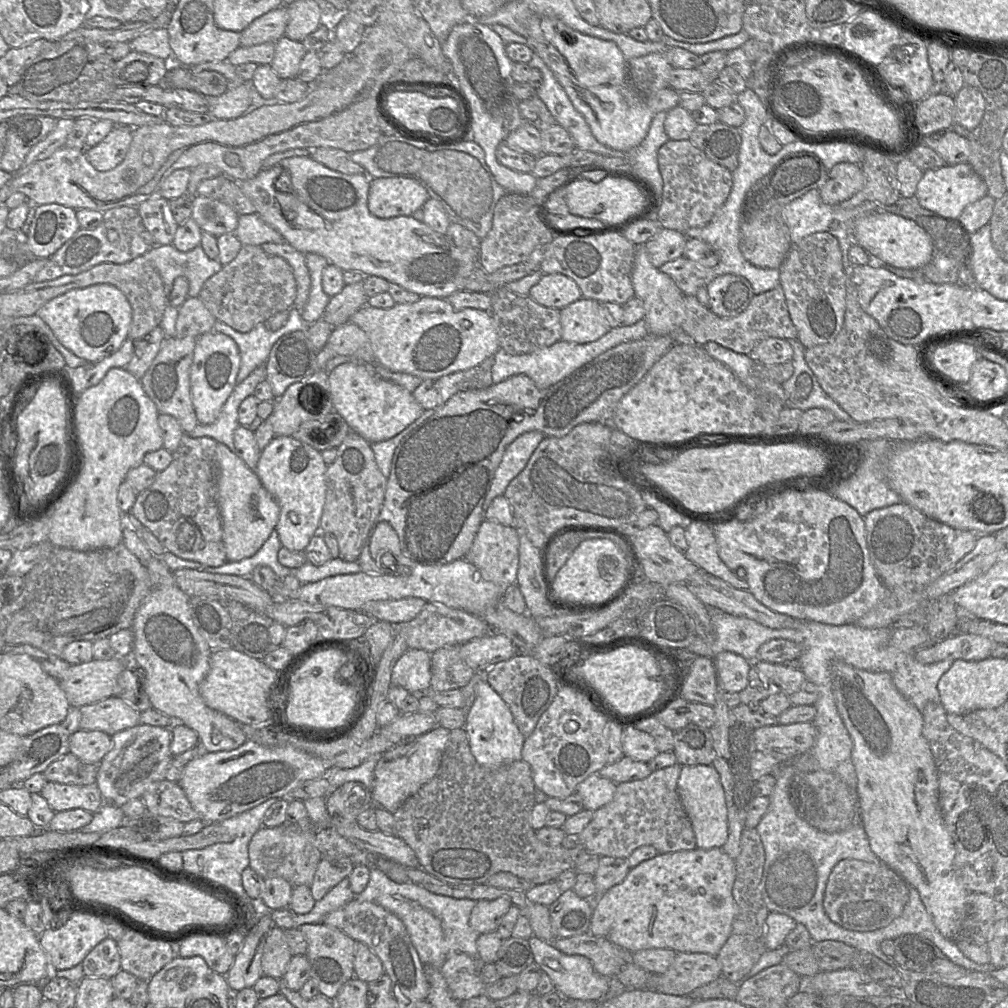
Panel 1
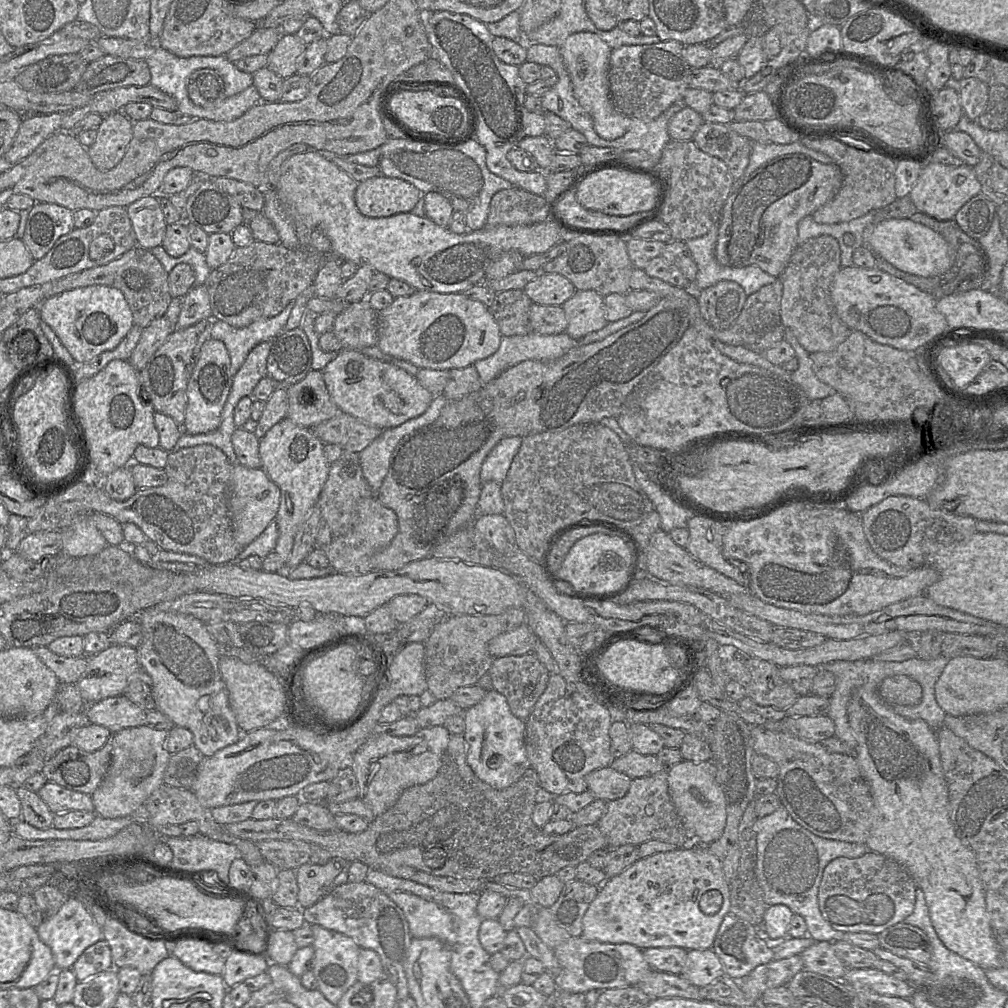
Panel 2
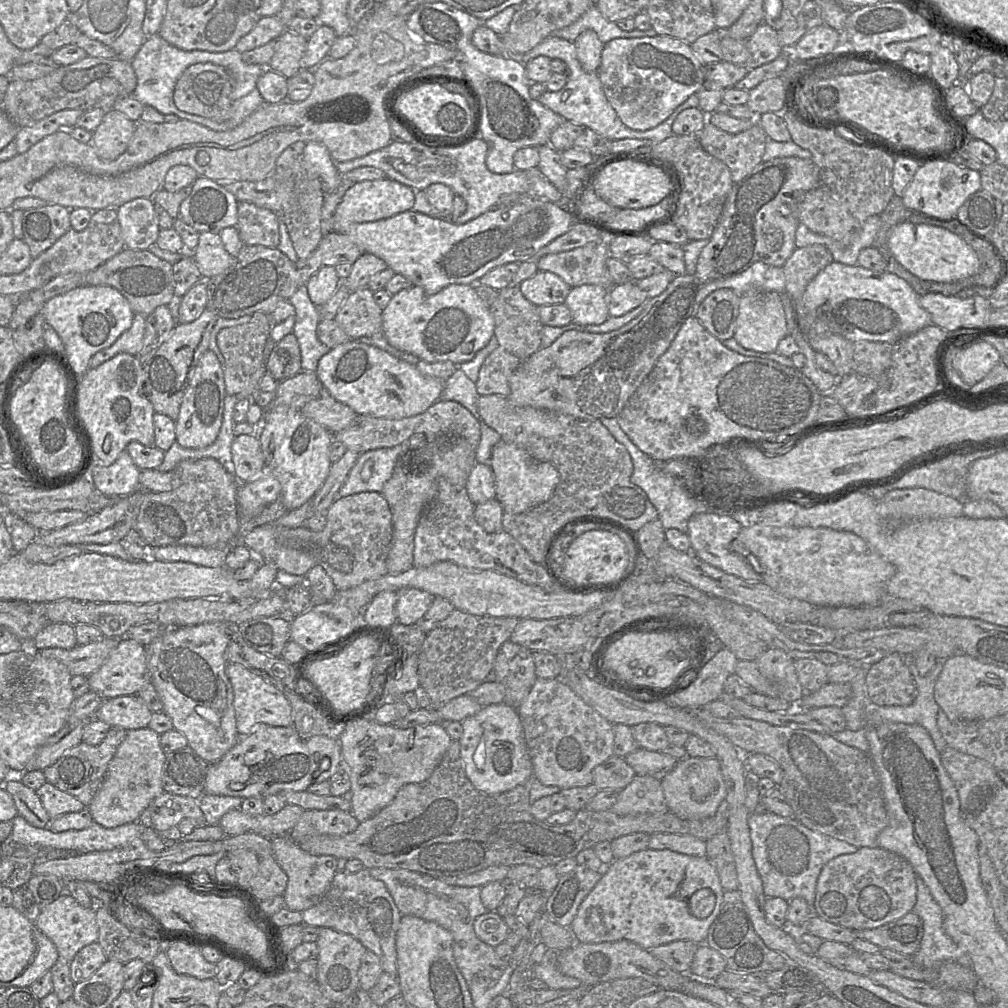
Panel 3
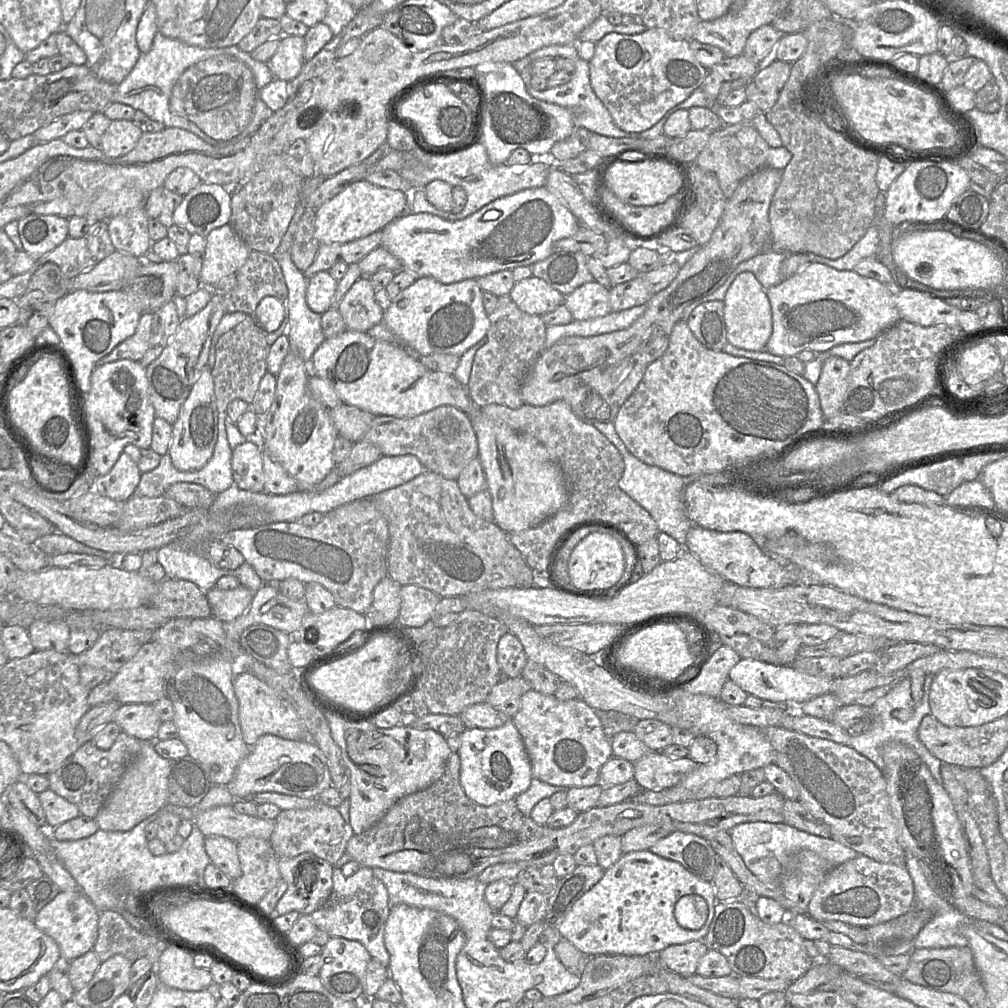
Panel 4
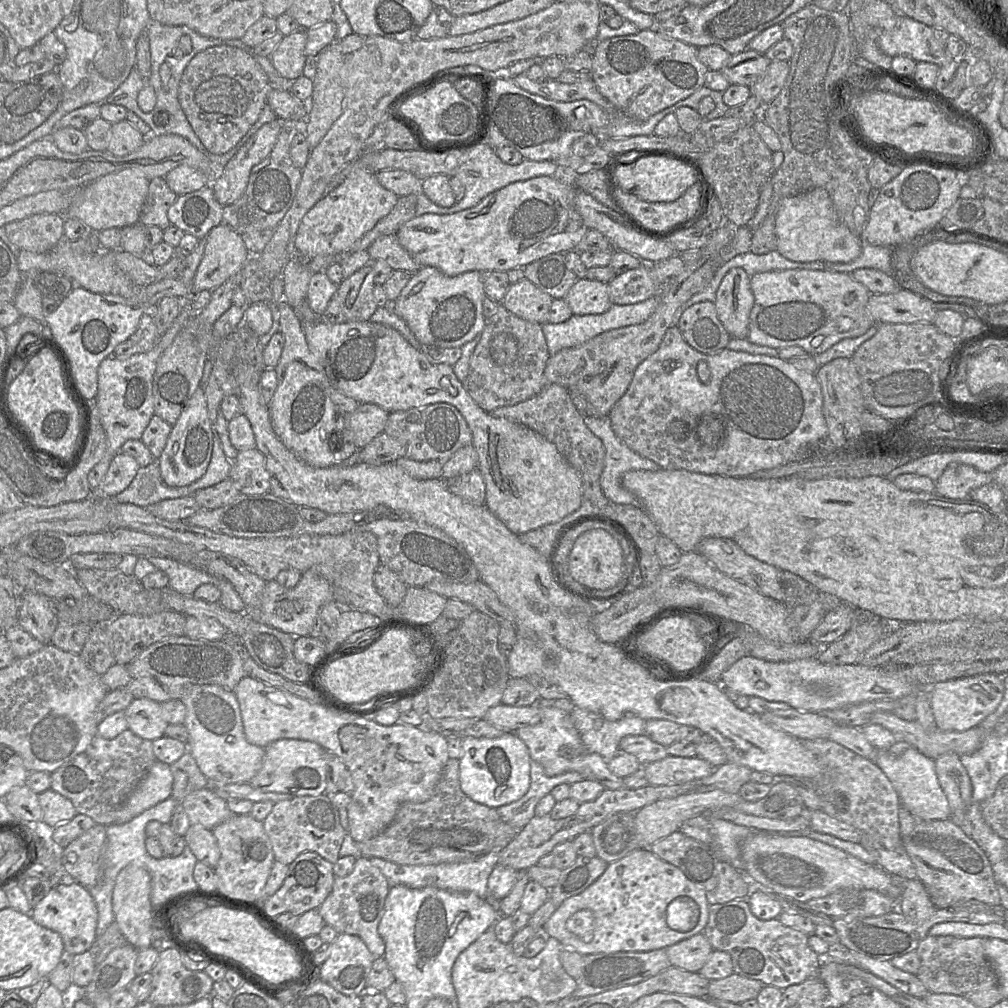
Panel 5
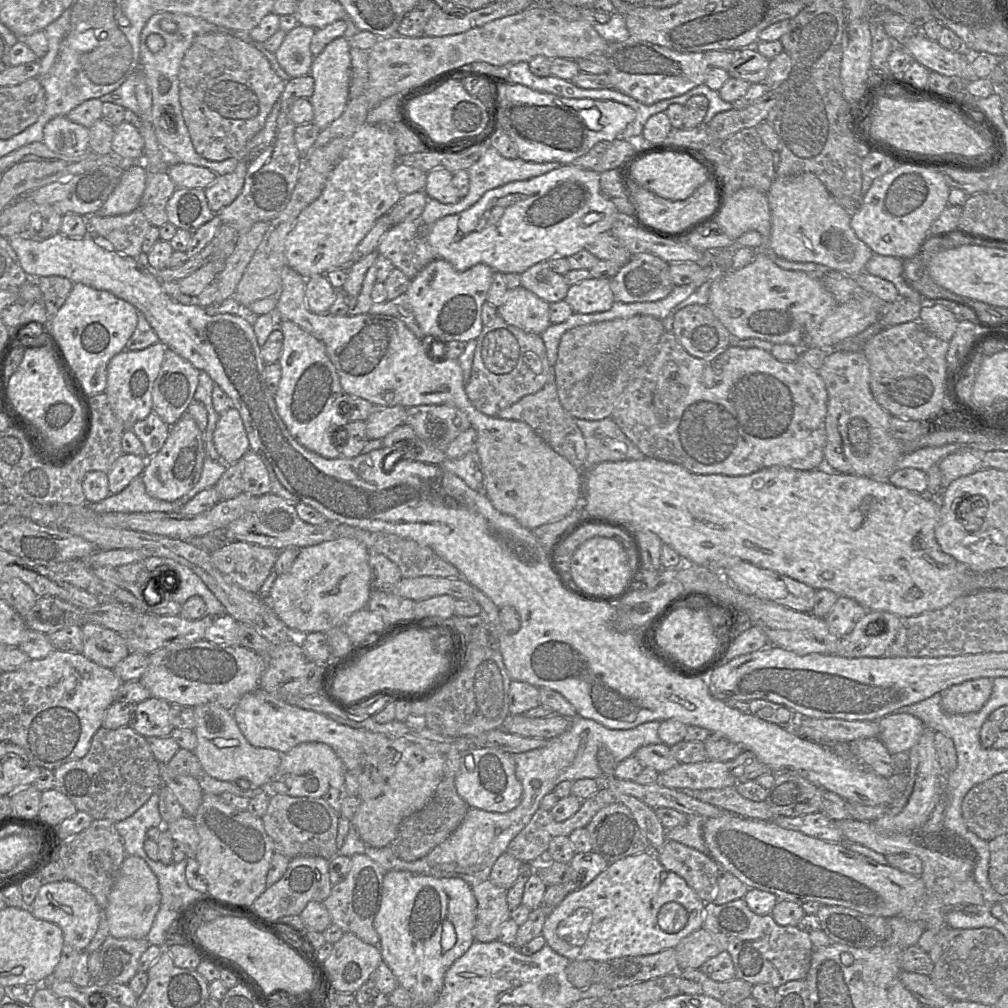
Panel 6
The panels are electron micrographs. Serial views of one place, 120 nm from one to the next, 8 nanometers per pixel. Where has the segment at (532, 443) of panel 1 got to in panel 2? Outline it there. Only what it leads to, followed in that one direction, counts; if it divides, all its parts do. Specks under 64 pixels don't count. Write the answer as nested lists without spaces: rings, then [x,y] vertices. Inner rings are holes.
[[[519,436],[507,437],[499,441],[482,464],[480,473],[482,483],[504,481],[521,443],[522,437]]]

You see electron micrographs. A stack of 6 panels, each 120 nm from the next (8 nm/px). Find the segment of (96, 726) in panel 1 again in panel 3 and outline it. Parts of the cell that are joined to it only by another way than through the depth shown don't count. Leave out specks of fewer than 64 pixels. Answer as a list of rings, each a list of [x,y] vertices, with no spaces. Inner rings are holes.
[[[138,695],[119,696],[103,700],[95,718],[111,727],[125,730],[148,727],[152,712]]]

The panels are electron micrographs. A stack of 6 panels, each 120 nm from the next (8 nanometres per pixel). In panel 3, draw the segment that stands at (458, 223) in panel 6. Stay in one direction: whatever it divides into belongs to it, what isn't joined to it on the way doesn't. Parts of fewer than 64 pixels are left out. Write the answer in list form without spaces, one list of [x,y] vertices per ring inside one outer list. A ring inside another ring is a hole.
[[[535,198],[510,207],[494,207],[462,225],[453,224],[448,219],[433,218],[409,210],[379,221],[352,224],[345,235],[363,253],[377,256],[395,274],[410,280],[412,286],[421,287],[433,295],[451,284],[477,284],[481,277],[497,266],[512,262],[537,261],[537,253],[554,239],[568,232],[572,224],[571,216],[559,203]]]

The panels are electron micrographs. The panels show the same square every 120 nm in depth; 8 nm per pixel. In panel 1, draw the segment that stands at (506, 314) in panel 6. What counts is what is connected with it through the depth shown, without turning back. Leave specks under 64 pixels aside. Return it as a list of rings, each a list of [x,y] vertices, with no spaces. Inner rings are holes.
[[[561,273],[543,274],[529,292],[529,297],[542,306],[563,309],[582,298],[577,283]]]

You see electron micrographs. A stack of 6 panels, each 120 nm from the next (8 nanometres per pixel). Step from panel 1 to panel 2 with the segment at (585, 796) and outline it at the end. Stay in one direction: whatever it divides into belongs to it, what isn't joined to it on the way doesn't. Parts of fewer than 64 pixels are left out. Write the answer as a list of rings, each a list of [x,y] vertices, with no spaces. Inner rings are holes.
[[[610,766],[590,772],[585,780],[588,790],[596,799],[608,801],[624,797],[632,781],[630,777]]]

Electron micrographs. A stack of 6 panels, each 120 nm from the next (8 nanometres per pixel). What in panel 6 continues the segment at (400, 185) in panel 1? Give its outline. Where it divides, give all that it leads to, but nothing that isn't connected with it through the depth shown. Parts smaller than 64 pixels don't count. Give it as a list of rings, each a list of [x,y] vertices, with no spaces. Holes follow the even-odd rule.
[[[363,124],[347,142],[343,157],[331,172],[321,195],[298,216],[285,240],[287,265],[305,279],[346,268],[358,244],[376,220],[402,197],[393,170],[398,163],[393,125]]]

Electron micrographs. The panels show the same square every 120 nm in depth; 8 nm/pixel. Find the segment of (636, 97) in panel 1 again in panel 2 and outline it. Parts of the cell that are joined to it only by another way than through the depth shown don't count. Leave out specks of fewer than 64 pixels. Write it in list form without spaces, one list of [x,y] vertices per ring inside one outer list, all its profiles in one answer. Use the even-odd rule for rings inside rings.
[[[577,32],[565,40],[559,51],[570,75],[574,96],[592,116],[596,133],[606,140],[622,137],[629,129],[630,117],[620,112],[611,98],[608,73],[612,49],[595,33]]]

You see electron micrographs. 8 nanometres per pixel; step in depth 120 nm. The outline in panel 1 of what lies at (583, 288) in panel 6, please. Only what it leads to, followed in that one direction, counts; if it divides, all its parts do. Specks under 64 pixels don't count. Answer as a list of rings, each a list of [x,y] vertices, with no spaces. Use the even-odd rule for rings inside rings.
[[[582,297],[560,310],[562,327],[561,339],[574,343],[590,343],[605,335],[611,328],[607,324],[600,307],[600,302]]]

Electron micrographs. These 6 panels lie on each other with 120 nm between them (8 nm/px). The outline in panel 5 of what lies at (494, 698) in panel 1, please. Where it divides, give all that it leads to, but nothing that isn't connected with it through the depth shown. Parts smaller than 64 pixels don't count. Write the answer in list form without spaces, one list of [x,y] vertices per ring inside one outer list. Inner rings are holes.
[[[513,732],[495,739],[465,737],[459,759],[459,782],[462,792],[472,801],[497,809],[522,798],[530,786],[528,748]]]

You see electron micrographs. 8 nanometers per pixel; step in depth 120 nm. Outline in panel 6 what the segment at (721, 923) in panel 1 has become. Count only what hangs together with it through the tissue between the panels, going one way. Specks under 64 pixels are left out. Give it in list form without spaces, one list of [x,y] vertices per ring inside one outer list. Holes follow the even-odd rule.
[[[644,851],[609,863],[587,886],[570,892],[547,916],[541,934],[548,946],[570,961],[652,955],[674,949],[682,939],[702,928],[704,908],[705,903],[683,878],[668,871],[653,852]]]

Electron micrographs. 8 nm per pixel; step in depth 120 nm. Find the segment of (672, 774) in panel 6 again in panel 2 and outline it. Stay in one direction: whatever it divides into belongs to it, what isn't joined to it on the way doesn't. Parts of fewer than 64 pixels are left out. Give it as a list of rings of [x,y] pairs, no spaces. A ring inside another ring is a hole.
[[[634,750],[614,759],[610,767],[631,779],[652,776],[666,769],[656,755],[642,755]]]

